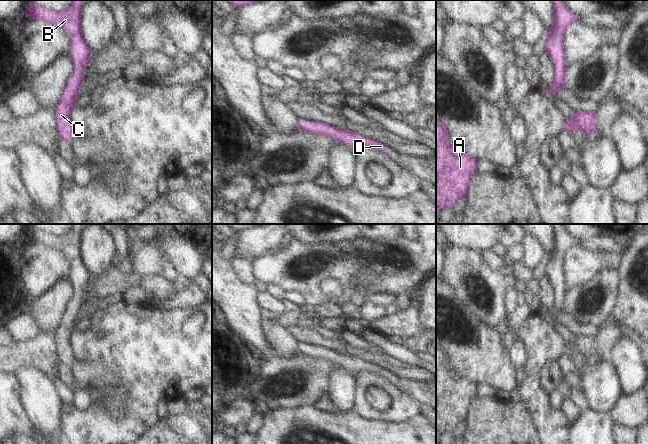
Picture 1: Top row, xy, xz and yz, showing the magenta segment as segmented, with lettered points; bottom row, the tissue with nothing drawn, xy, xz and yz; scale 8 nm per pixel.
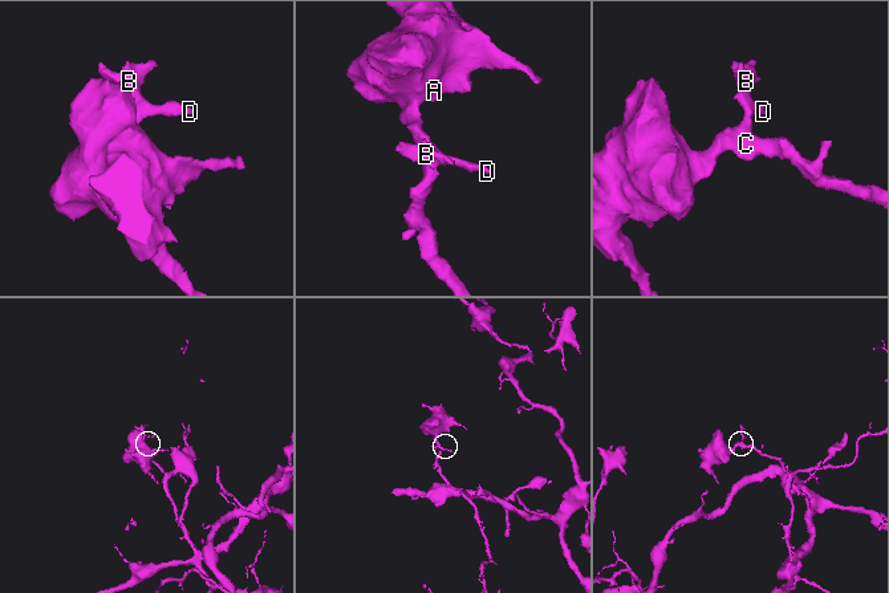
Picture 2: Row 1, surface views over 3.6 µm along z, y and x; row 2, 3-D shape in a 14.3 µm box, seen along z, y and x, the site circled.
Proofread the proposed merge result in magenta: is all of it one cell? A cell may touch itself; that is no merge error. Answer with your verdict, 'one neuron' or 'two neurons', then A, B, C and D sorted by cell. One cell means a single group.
one neuron | A B C D

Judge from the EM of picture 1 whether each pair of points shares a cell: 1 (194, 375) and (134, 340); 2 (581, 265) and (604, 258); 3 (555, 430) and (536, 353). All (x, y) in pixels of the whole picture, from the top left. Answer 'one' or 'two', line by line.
1: one
2: one
3: one

